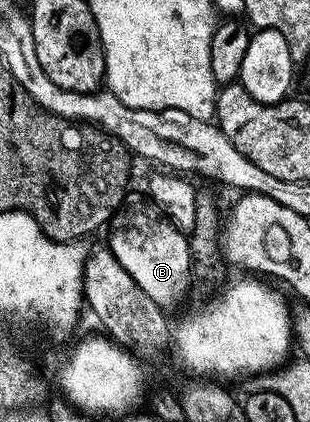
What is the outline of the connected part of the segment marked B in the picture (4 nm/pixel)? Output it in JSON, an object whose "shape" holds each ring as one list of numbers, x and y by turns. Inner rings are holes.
{"shape":[[146,204,124,208,110,222,109,248,117,263,121,263,121,267,133,277,133,283,137,283,153,303,168,307,177,304,186,295,187,284,192,284,191,248,184,230,177,228,154,204]]}

